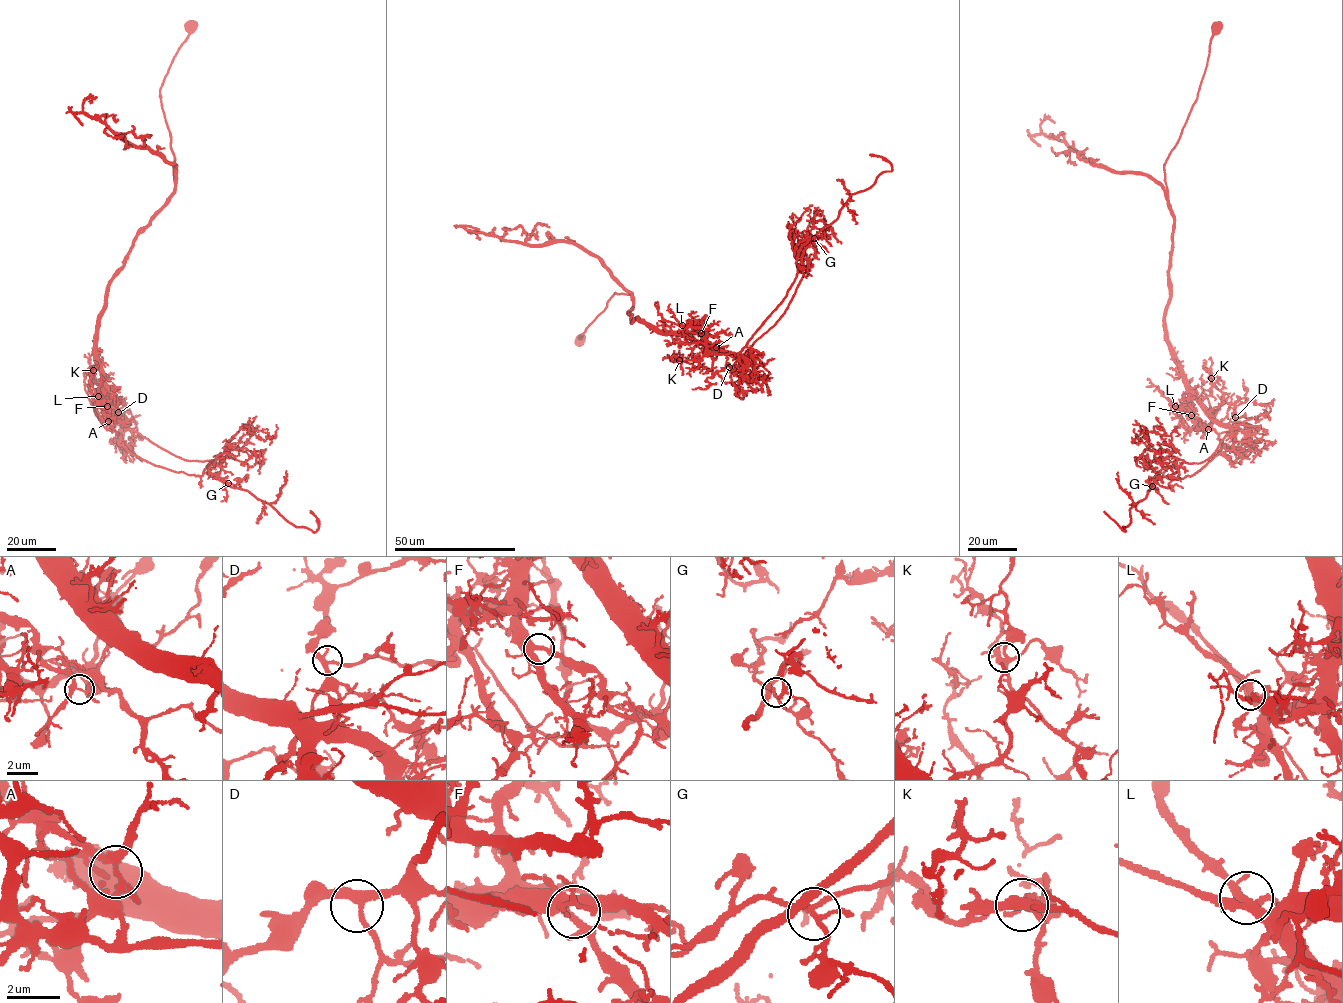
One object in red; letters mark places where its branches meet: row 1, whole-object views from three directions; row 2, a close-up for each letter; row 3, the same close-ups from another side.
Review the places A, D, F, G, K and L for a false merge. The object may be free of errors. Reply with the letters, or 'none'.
A

